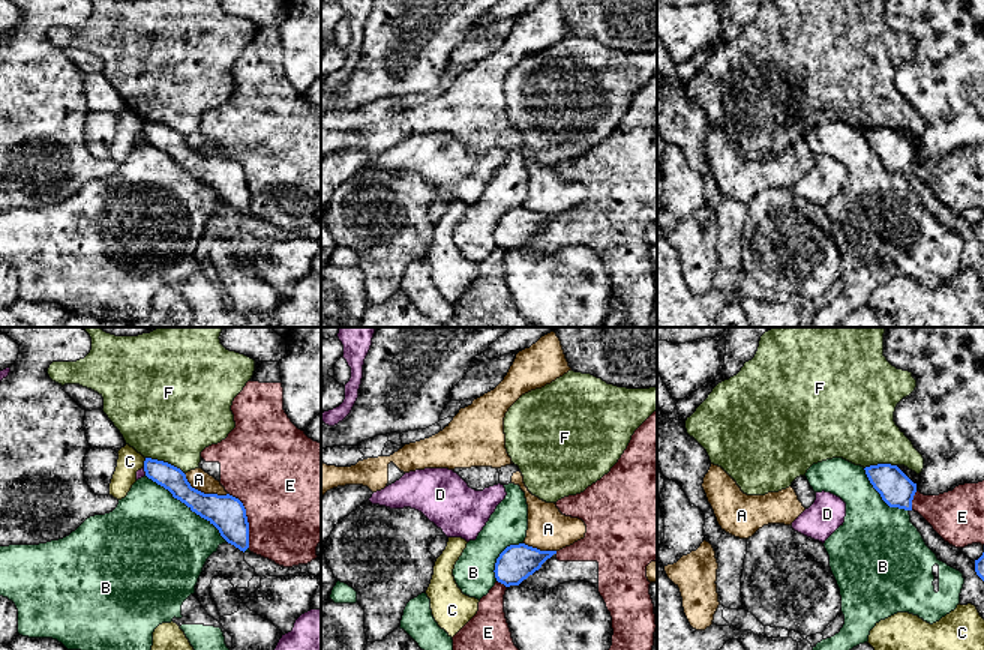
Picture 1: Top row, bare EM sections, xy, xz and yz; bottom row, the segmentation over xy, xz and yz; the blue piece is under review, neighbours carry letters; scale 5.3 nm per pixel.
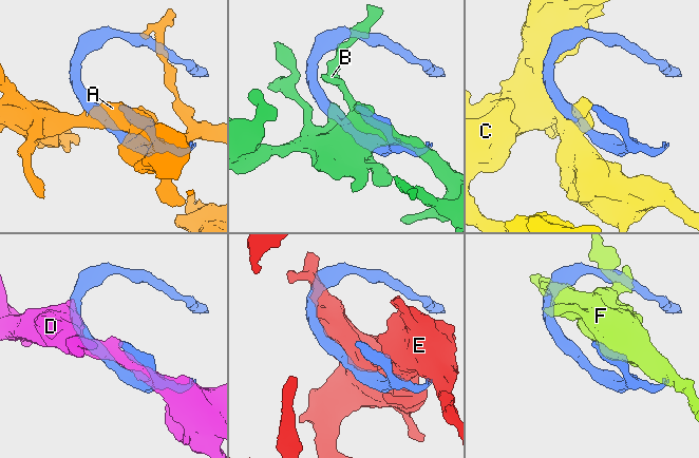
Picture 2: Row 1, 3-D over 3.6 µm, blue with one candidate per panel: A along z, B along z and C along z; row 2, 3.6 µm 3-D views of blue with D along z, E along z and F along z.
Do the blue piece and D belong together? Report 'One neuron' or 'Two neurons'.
Two neurons

